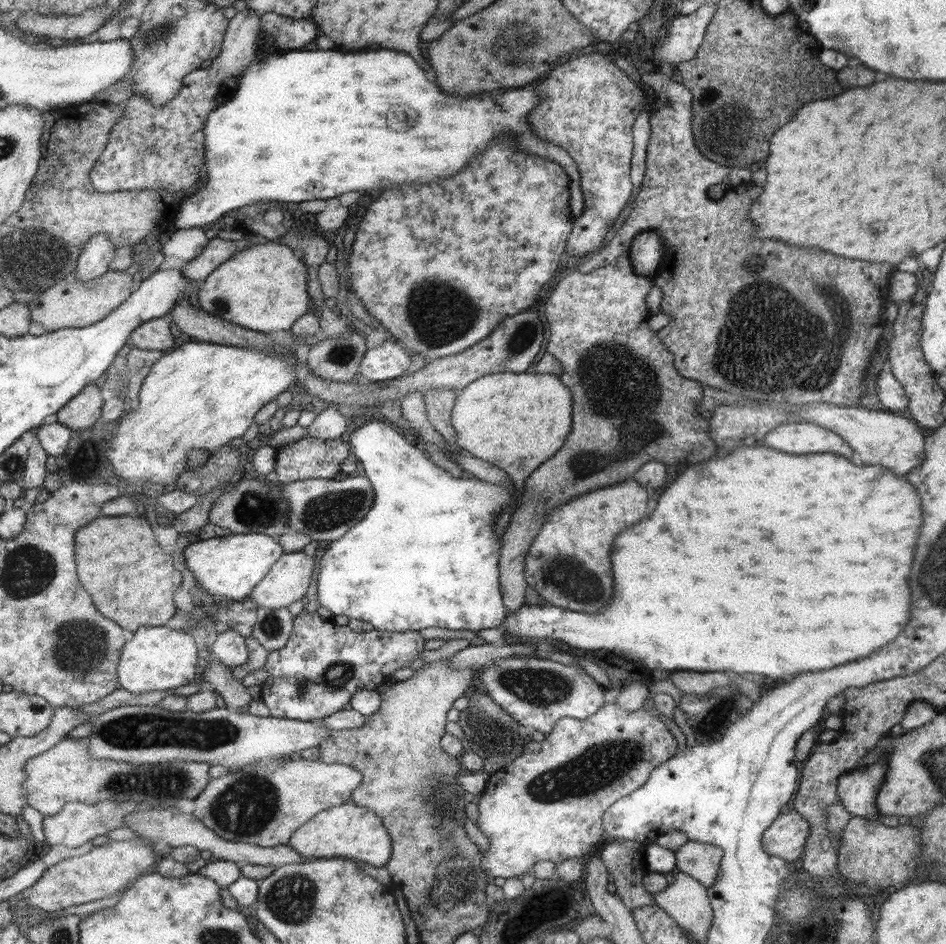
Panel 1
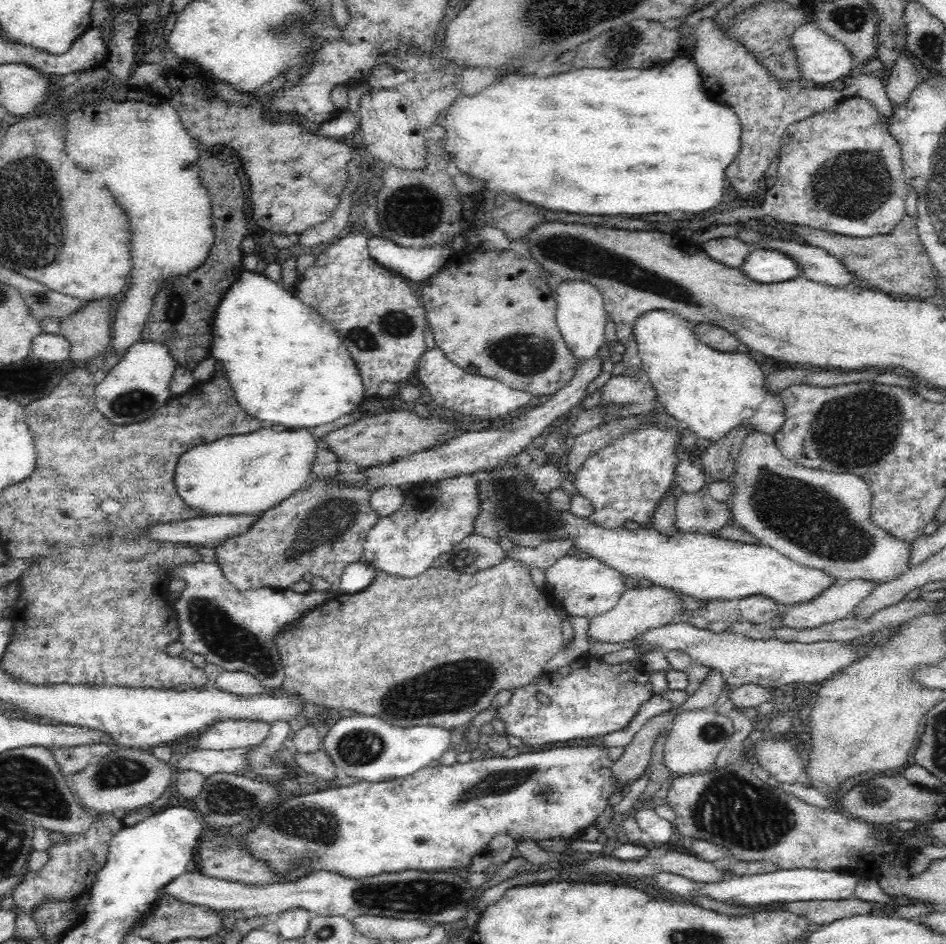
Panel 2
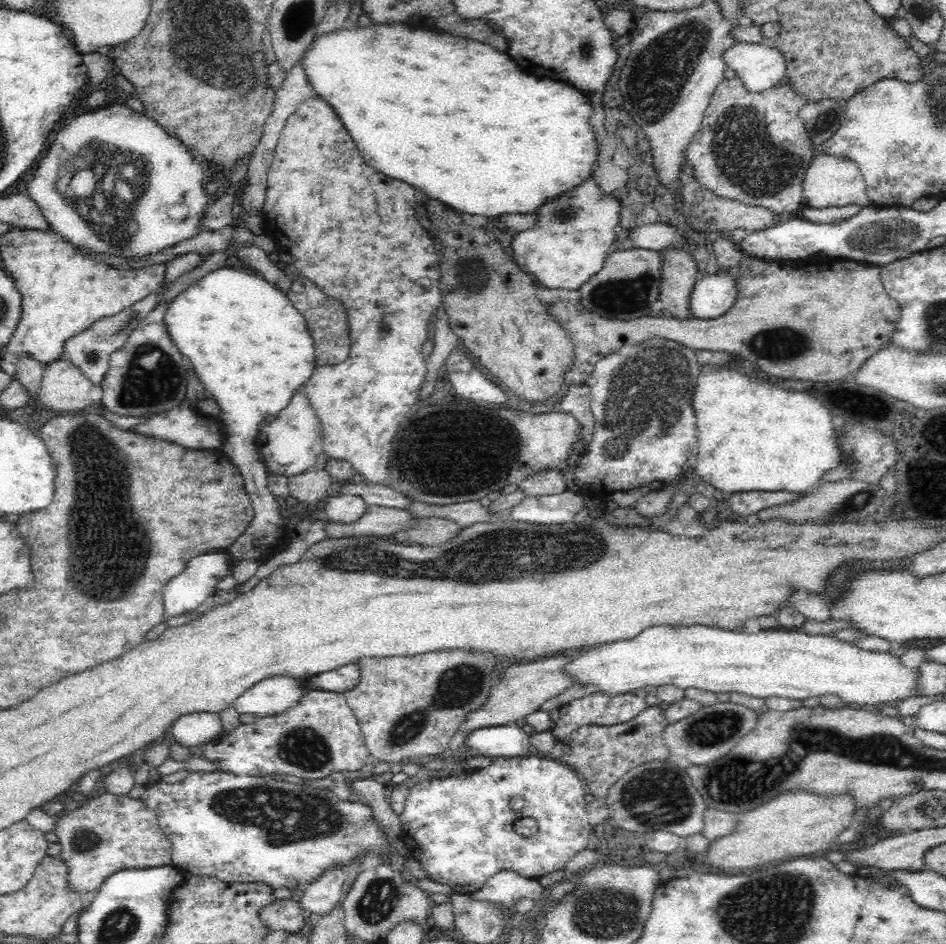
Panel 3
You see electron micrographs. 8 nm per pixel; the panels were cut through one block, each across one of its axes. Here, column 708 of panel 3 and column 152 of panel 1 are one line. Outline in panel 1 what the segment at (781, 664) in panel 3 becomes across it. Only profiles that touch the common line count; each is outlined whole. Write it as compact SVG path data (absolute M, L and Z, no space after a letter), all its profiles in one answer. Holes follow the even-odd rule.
M141 626L133 634L133 638L125 646L118 669L122 689L131 694L147 693L150 691L173 690L185 684L191 684L195 678L195 642L191 636L164 628L164 626Z

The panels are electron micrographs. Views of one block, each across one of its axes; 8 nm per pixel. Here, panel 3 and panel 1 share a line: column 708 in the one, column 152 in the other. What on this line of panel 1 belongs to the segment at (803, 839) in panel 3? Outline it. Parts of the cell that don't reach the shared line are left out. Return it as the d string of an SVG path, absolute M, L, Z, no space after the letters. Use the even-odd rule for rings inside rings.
M113 839L91 848L88 853L68 857L49 868L28 891L25 907L55 913L69 908L124 893L139 877L151 872L156 848L139 839Z

